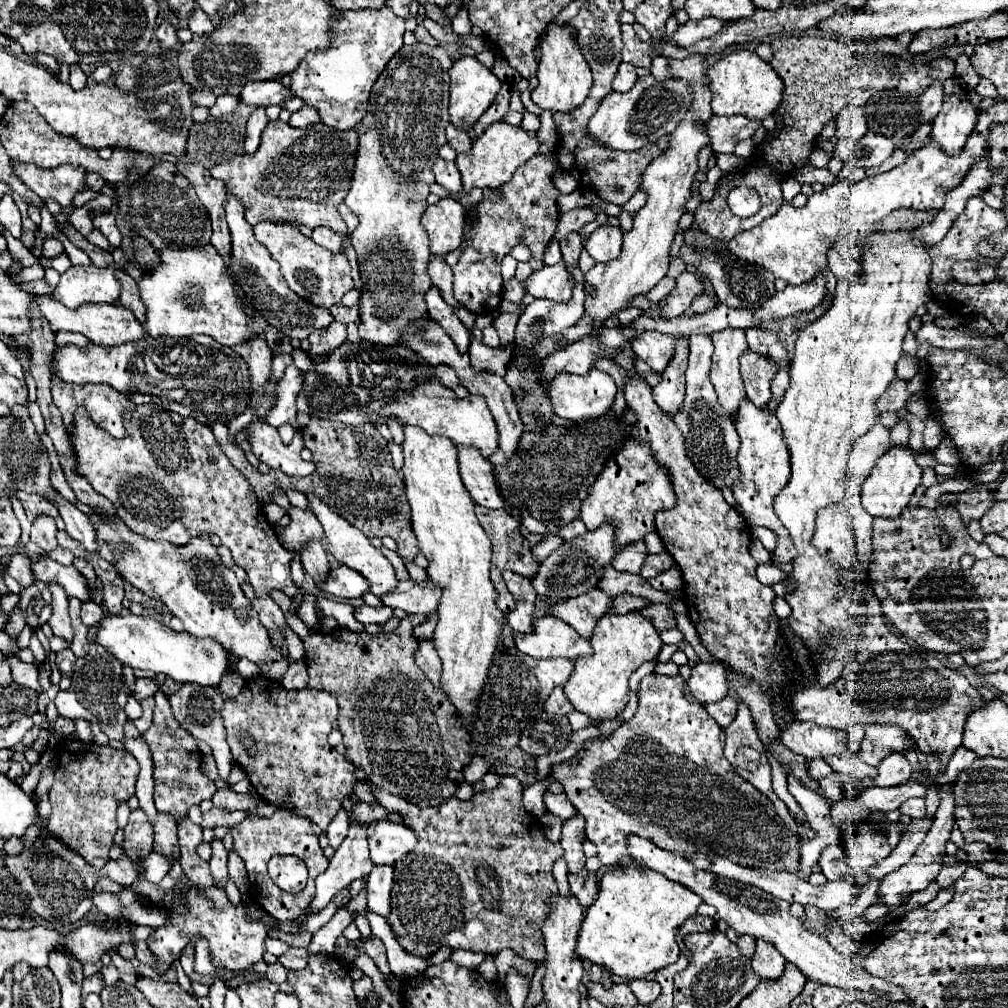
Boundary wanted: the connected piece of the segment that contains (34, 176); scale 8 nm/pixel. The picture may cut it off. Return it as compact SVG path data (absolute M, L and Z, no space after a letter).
M13 162L13 168L17 176L43 200L55 200L63 208L71 208L73 198L77 192L87 190L85 178L87 172L81 170L81 166L63 164L53 170L41 170L35 164L21 164Z

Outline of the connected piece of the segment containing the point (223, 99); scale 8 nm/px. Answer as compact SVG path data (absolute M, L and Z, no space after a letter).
M223 94L223 96L219 96L217 102L211 106L211 116L215 116L215 118L227 116L227 114L231 114L231 112L237 108L239 102L241 102L241 100L239 100L237 96L233 96L233 94Z

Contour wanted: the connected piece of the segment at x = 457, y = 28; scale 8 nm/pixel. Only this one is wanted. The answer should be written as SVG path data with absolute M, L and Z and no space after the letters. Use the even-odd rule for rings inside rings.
M465 4L457 12L457 16L451 20L451 24L453 24L453 32L457 32L457 34L469 34L471 32L473 24L469 22L469 14L467 14L467 6Z

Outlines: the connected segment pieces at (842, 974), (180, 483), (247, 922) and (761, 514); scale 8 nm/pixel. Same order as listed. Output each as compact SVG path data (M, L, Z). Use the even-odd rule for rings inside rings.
M629 836L627 850L629 850L629 856L633 856L633 860L643 862L647 868L663 874L665 878L669 878L673 882L681 882L689 890L703 896L703 900L707 904L717 908L719 918L723 918L739 934L749 934L753 938L763 938L763 940L771 942L785 956L785 960L795 964L809 980L815 980L819 984L837 986L843 990L889 994L891 1000L907 1000L907 996L903 994L903 990L899 986L883 982L879 978L873 978L861 966L853 964L849 956L839 954L823 936L805 930L803 922L789 914L789 902L785 902L781 898L773 898L771 894L765 894L763 890L759 890L755 886L717 876L709 870L699 870L699 868L691 866L685 858L681 858L677 854L669 854L667 850L661 850L659 846L655 846L653 842L649 842L647 838L641 838L641 836Z
M137 406L125 420L125 436L115 440L111 434L97 428L87 418L85 410L79 408L71 442L77 454L77 472L85 476L101 496L115 504L117 514L135 534L173 544L185 544L189 538L205 532L217 534L255 588L253 606L259 620L267 630L285 630L289 656L295 662L303 660L305 648L301 638L285 626L285 614L281 614L281 608L271 600L273 590L281 590L283 594L299 592L289 574L291 554L277 540L275 528L267 522L263 508L257 504L251 484L229 458L225 458L209 426L161 410L161 406Z
M209 888L205 892L201 890L189 890L187 892L187 902L189 902L189 914L185 916L171 916L171 922L167 926L157 928L149 938L149 950L159 958L161 968L157 970L159 974L165 974L165 970L171 966L175 958L179 958L181 950L185 948L187 942L195 942L201 936L209 940L211 948L211 958L215 966L223 964L233 968L235 972L251 968L255 962L263 960L265 954L265 940L267 940L267 926L261 924L261 920L253 920L245 908L245 904L233 906L225 894L223 888Z
M745 400L737 412L737 432L741 438L737 462L741 480L733 484L733 496L737 500L737 510L745 518L749 526L765 526L771 528L779 540L775 548L775 556L779 562L791 562L795 558L795 546L791 542L791 536L787 528L781 524L777 514L773 512L773 498L783 490L791 476L791 464L789 464L789 450L781 434L781 424L777 422L777 416L771 410L761 410L753 406L749 400Z

